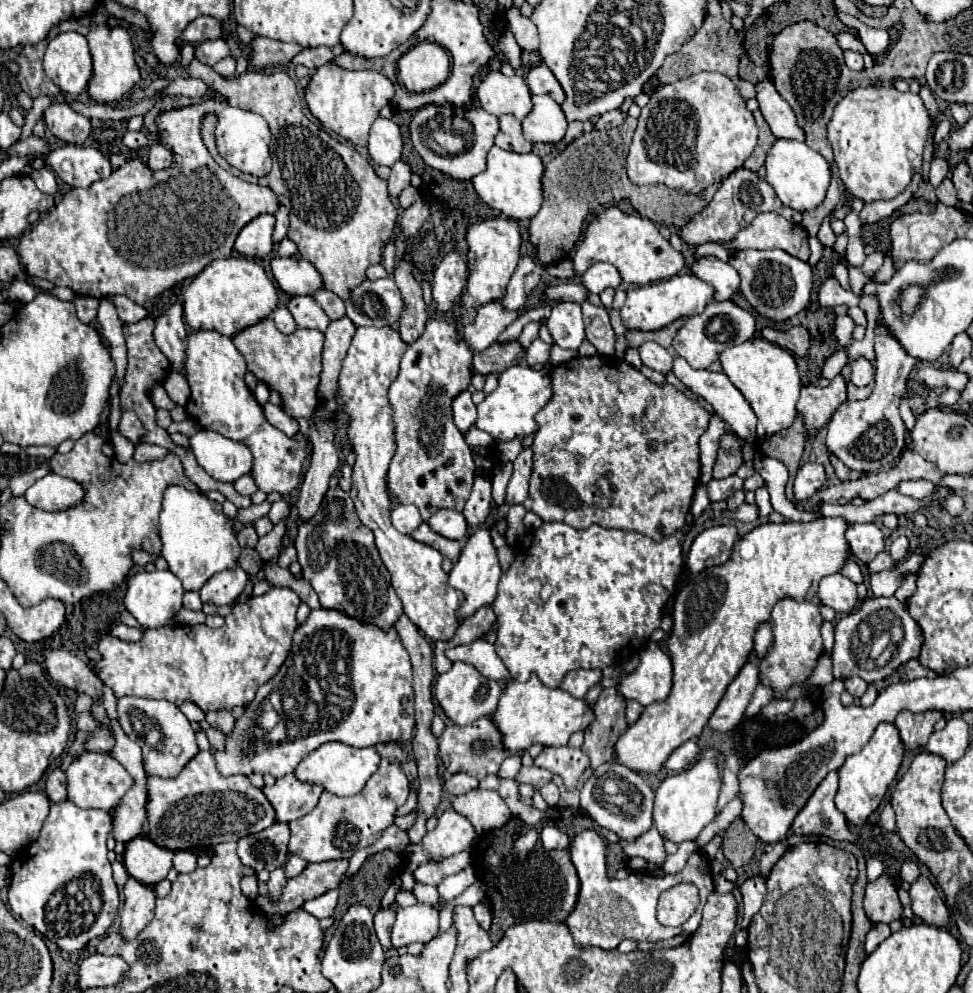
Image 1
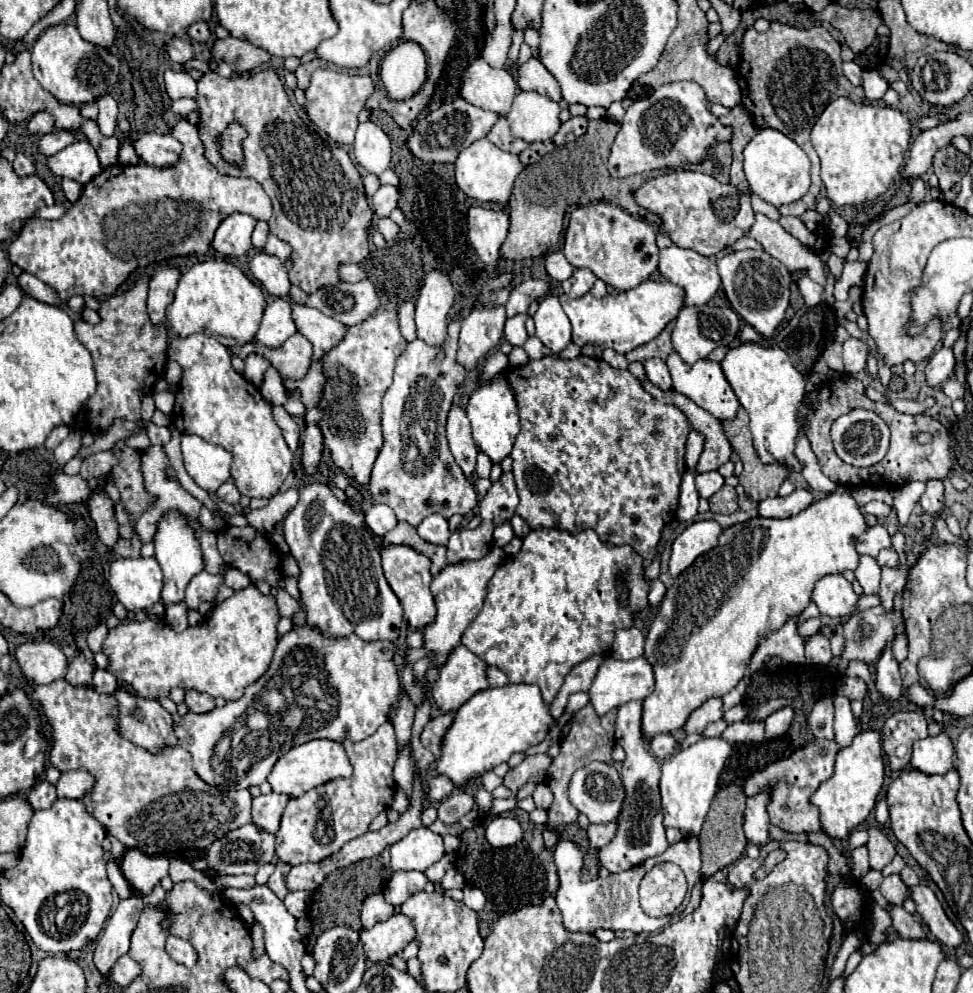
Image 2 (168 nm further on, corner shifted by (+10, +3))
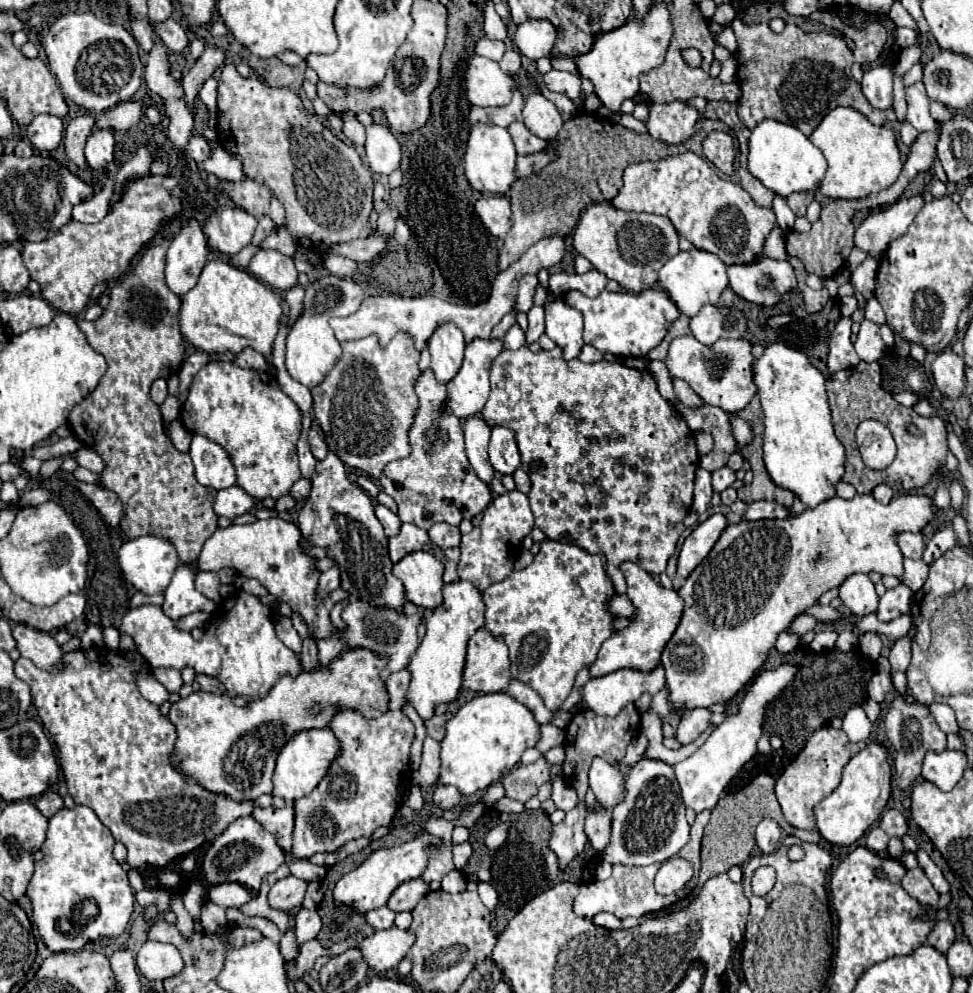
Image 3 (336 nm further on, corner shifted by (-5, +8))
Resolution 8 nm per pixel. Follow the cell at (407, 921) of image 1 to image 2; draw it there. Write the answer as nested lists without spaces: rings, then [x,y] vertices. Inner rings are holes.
[[[396,913],[396,915],[388,917],[388,921],[380,921],[372,929],[362,931],[360,939],[364,941],[364,951],[366,951],[368,959],[388,961],[394,953],[400,953],[410,941],[416,939],[416,929],[412,929],[412,921],[408,921],[408,917],[404,917],[402,913]]]

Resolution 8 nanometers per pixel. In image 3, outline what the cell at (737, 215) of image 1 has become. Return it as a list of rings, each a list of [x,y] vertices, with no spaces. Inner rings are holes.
[[[691,150],[661,158],[659,162],[637,162],[627,166],[623,172],[623,188],[611,200],[611,204],[619,210],[631,210],[631,212],[643,210],[649,214],[661,214],[671,218],[679,236],[687,238],[695,248],[715,254],[725,266],[751,264],[751,260],[759,260],[759,256],[763,256],[765,238],[777,226],[771,208],[755,206],[749,194],[737,182],[721,178],[705,158],[693,154]]]

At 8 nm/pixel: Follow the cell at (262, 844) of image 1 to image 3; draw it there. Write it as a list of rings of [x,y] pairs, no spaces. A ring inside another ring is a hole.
[[[245,816],[231,822],[223,830],[223,834],[219,834],[215,842],[209,846],[209,850],[203,856],[203,878],[211,886],[237,882],[253,892],[259,892],[263,878],[275,872],[281,864],[285,864],[285,854],[277,846],[275,838],[253,816]]]

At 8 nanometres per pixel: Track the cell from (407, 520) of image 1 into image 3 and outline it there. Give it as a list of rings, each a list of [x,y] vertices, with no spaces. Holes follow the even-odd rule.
[[[375,504],[375,516],[379,516],[379,522],[383,524],[383,530],[387,532],[387,536],[397,536],[399,528],[401,528],[401,520],[397,514],[393,514],[389,508]]]

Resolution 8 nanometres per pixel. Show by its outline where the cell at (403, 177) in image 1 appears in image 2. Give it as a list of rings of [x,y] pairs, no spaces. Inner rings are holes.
[[[382,185],[372,195],[372,209],[374,209],[376,217],[388,217],[392,213],[392,209],[396,207],[398,197],[400,197],[398,187],[394,187],[394,185]]]

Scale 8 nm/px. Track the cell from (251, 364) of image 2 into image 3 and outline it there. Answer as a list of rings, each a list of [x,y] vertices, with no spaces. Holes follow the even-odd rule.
[[[295,284],[293,288],[289,288],[289,290],[287,290],[287,294],[285,294],[285,300],[287,300],[287,302],[289,302],[289,306],[291,306],[289,324],[293,324],[293,322],[299,318],[301,310],[303,310],[303,294],[305,294],[305,290],[303,290],[299,284]]]

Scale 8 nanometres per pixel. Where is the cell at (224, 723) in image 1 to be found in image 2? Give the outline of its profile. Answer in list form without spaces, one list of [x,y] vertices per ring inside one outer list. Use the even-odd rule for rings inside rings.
[[[186,691],[184,703],[192,713],[210,713],[216,707],[214,699],[208,693],[200,693],[200,691]]]

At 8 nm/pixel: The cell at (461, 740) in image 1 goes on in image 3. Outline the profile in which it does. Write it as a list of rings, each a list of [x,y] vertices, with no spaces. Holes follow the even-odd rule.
[[[435,714],[433,718],[425,720],[425,728],[427,728],[427,734],[431,738],[435,738],[437,742],[443,740],[445,736],[445,722],[451,718],[451,714]]]

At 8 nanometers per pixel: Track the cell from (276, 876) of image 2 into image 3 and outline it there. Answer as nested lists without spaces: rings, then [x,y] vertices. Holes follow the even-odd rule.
[[[295,876],[277,880],[269,890],[269,906],[281,912],[291,912],[293,908],[301,906],[305,890],[307,890],[307,882]]]

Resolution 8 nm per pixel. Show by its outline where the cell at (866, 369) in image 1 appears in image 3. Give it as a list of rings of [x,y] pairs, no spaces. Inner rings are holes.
[[[871,320],[861,322],[861,330],[859,330],[859,336],[855,342],[855,350],[857,350],[859,358],[865,362],[877,362],[883,356],[885,342],[881,340],[877,324],[873,324]]]

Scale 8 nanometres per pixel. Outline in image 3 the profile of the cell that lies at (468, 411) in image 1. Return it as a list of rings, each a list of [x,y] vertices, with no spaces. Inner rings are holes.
[[[477,416],[467,418],[463,428],[465,428],[465,450],[467,450],[473,470],[485,484],[491,484],[493,474],[495,474],[495,470],[489,464],[489,456],[487,456],[487,444],[489,444],[491,430]]]

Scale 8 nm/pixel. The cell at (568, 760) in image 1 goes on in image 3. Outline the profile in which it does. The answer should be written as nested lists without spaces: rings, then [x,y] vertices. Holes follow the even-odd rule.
[[[539,758],[537,762],[527,766],[515,766],[501,780],[505,796],[519,802],[527,802],[529,798],[533,798],[539,786],[545,782],[549,782],[549,764],[545,758]]]

